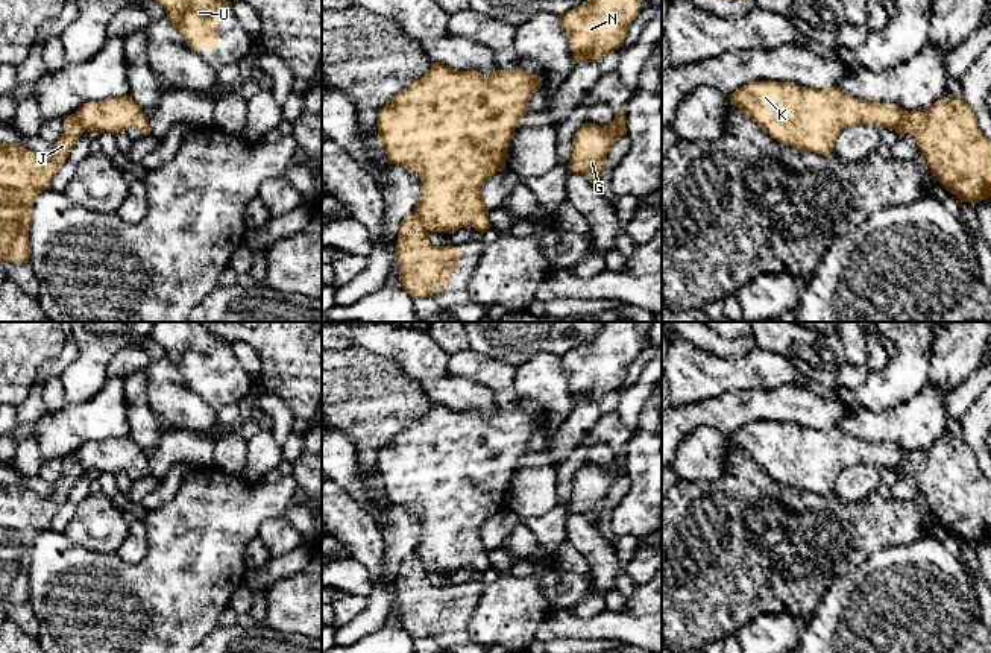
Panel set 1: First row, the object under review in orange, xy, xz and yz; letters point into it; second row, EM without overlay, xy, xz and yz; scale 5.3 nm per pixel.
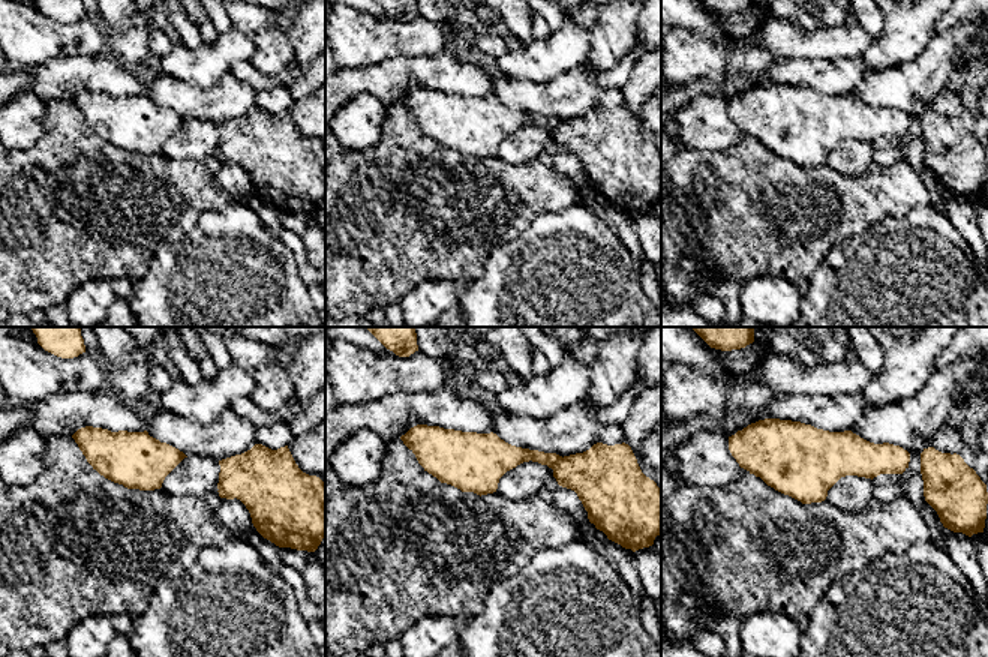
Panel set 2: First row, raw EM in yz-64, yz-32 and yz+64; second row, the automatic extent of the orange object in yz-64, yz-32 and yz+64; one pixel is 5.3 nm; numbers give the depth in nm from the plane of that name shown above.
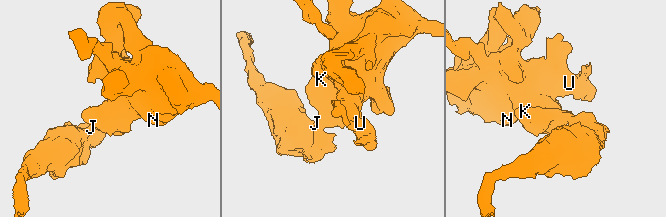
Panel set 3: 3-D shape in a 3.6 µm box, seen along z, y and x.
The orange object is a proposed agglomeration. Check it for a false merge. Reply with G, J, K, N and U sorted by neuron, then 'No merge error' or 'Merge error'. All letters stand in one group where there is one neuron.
Groups: G K N U / J. Merge error

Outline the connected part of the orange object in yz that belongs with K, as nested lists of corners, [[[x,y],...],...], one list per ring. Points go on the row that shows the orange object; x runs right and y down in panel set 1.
[[[753,80],[735,91],[728,100],[779,143],[823,156],[835,150],[836,137],[847,128],[874,125],[880,129],[895,129],[908,115],[908,111],[895,103],[859,100],[838,87],[818,90],[777,80]]]

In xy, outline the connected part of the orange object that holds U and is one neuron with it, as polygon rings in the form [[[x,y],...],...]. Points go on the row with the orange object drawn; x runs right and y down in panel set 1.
[[[156,0],[167,12],[167,20],[181,32],[191,50],[216,49],[219,33],[219,12],[232,9],[228,0]]]

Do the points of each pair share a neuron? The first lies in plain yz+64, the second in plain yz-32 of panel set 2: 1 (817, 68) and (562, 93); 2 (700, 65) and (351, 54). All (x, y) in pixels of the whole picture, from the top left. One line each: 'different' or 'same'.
1: different
2: same

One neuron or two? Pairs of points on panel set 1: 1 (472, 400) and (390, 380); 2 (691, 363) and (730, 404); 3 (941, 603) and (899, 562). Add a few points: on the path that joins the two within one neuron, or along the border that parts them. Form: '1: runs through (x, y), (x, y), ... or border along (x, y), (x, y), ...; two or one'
1: border along (396, 363), (433, 401); two
2: border along (756, 388), (724, 392), (688, 406); two
3: runs through (931, 594), (909, 573); one

